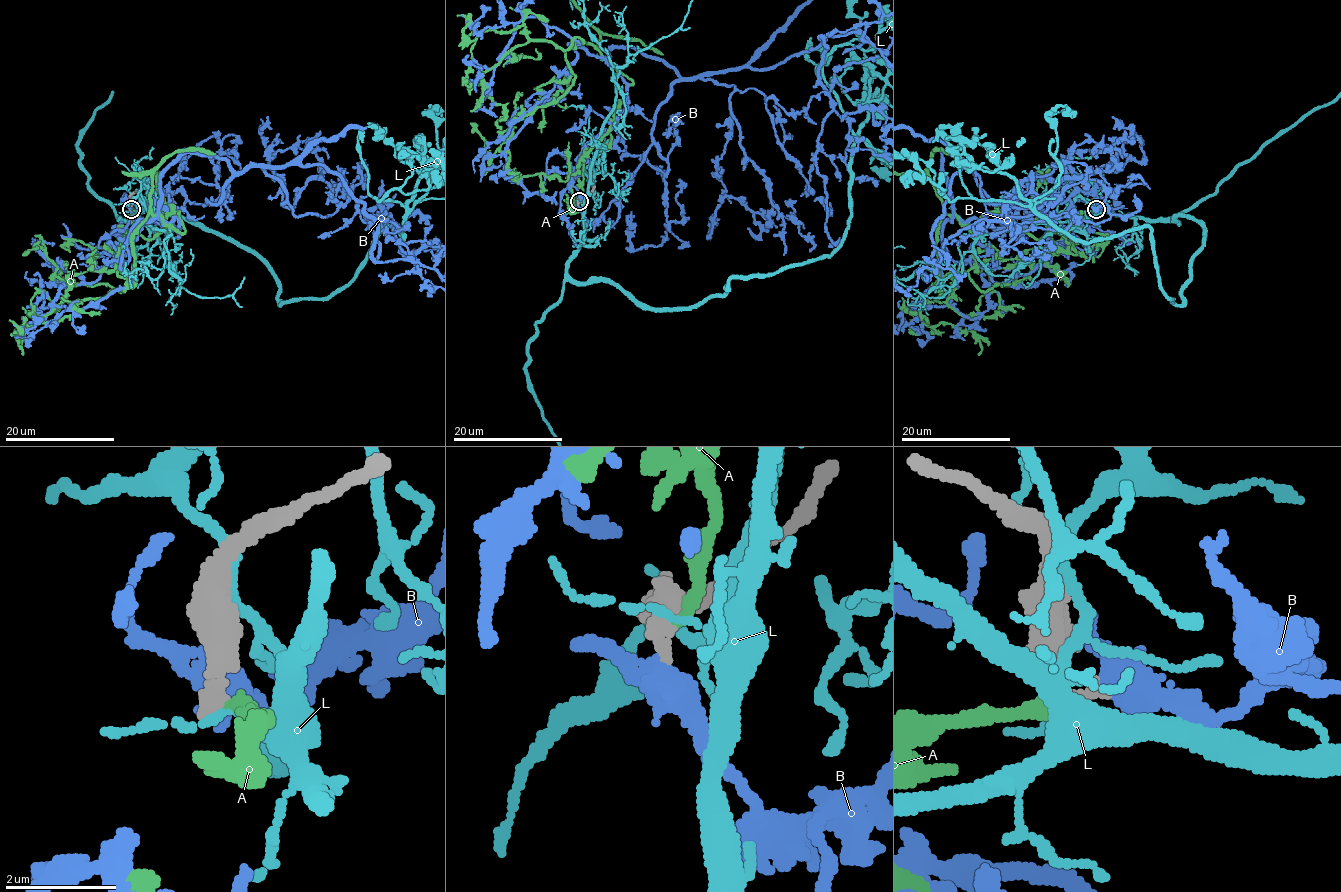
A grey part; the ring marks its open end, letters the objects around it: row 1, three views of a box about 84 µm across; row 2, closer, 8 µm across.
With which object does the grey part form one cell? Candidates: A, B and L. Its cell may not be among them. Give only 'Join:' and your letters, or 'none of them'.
Join: A

